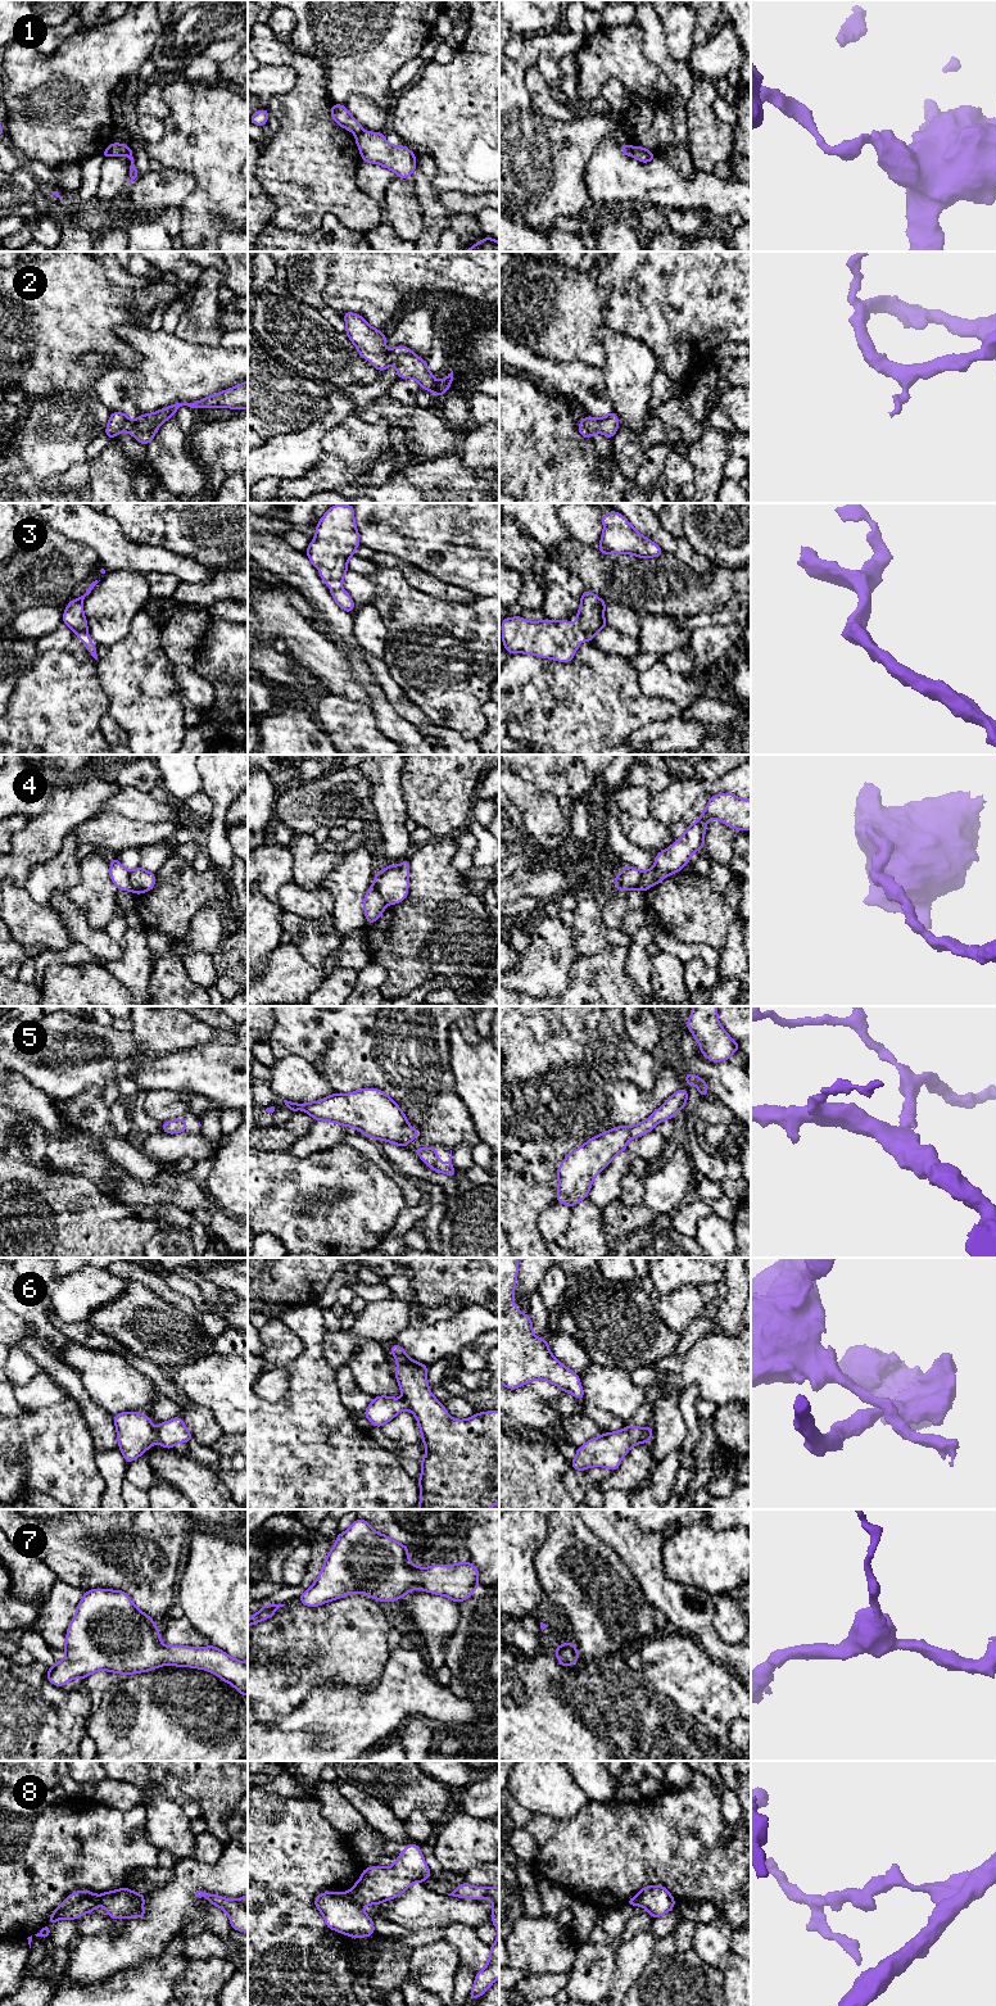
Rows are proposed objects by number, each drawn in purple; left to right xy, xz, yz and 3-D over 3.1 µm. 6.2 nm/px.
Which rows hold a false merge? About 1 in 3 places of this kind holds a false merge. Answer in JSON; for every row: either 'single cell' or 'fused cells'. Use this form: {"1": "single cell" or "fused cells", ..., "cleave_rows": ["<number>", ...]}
{"1": "fused cells", "2": "single cell", "3": "single cell", "4": "fused cells", "5": "single cell", "6": "fused cells", "7": "single cell", "8": "fused cells", "cleave_rows": ["1", "4", "6", "8"]}

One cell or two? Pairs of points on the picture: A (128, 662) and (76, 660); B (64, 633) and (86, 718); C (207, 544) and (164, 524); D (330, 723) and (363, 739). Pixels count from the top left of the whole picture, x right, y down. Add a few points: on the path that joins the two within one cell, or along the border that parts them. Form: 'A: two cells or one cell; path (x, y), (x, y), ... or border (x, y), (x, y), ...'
A: two cells; border (96, 660), (96, 677), (103, 691)
B: two cells; border (76, 637), (64, 647), (54, 648)
C: one cell; path (197, 534), (186, 524), (175, 524)
D: one cell; path (338, 723), (347, 723), (356, 732)

